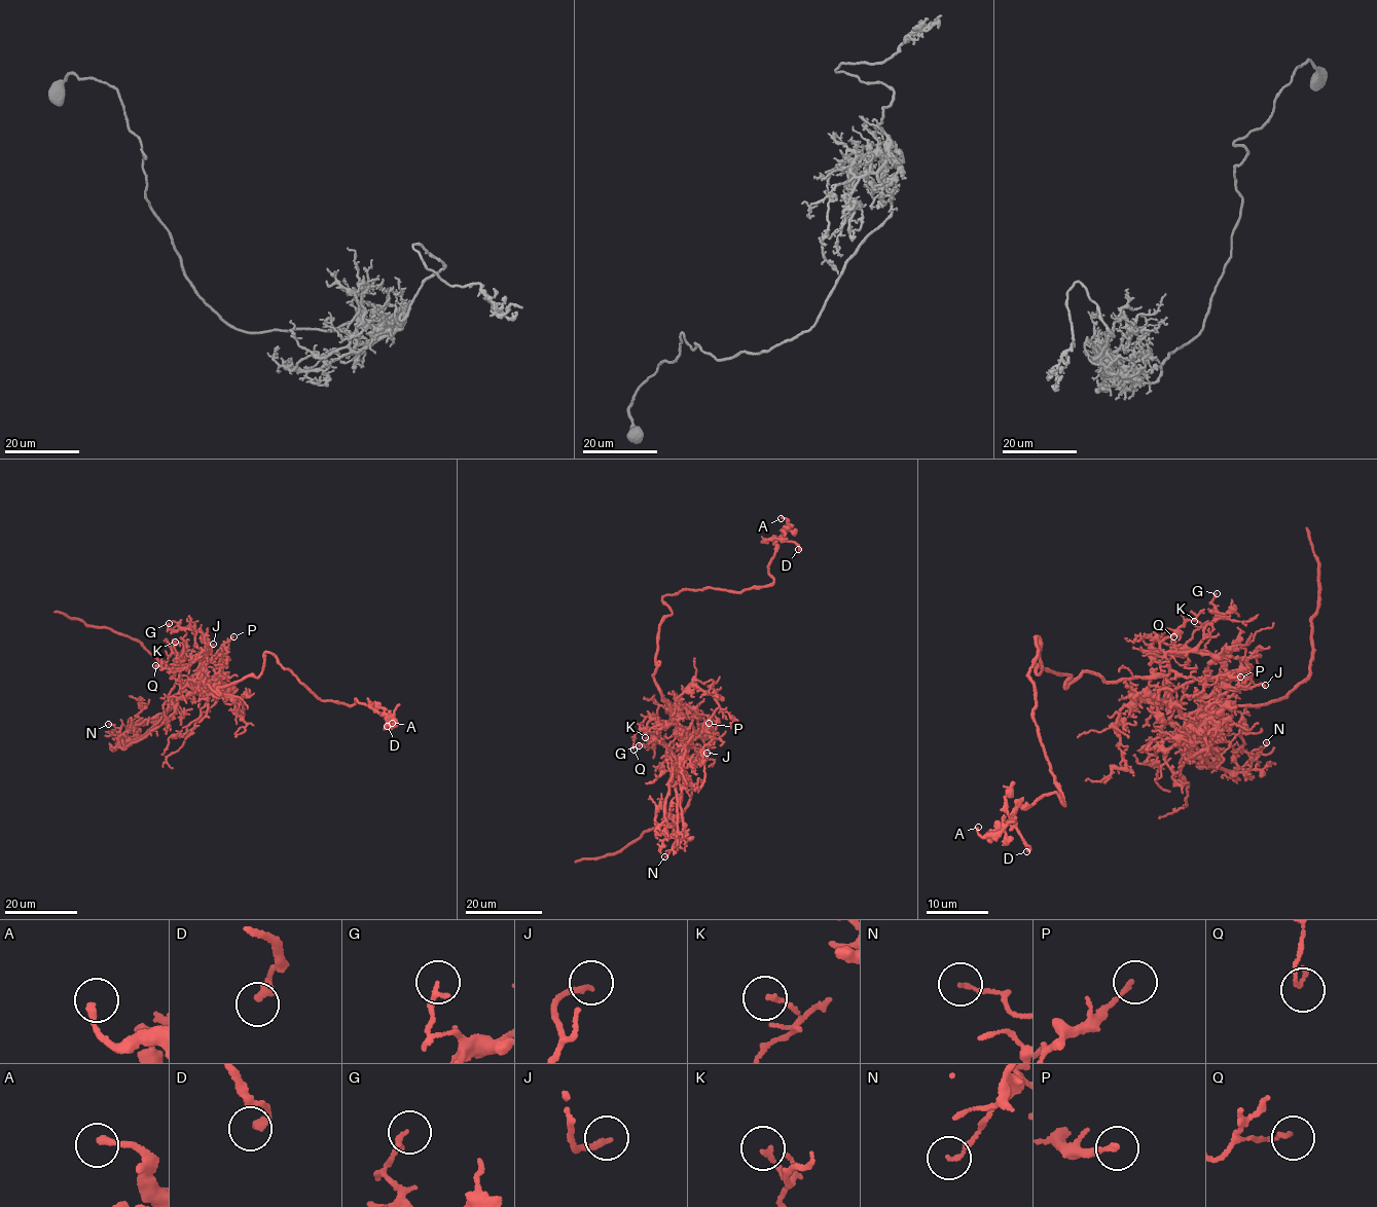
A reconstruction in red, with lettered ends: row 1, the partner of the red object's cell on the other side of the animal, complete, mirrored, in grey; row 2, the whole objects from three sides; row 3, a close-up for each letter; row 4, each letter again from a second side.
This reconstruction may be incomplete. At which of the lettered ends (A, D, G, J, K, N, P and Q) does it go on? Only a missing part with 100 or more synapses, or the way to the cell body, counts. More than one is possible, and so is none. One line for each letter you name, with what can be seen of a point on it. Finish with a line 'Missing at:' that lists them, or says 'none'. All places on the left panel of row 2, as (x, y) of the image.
Missing at: none

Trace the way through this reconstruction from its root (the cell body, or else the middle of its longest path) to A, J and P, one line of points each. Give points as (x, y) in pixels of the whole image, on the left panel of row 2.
A: (213, 690), (258, 677), (269, 652), (323, 701), (355, 698), (392, 723)
J: (213, 690), (204, 685), (205, 670), (201, 678), (197, 677), (213, 644)
P: (213, 690), (203, 684), (206, 664), (223, 652), (224, 645), (233, 636)

